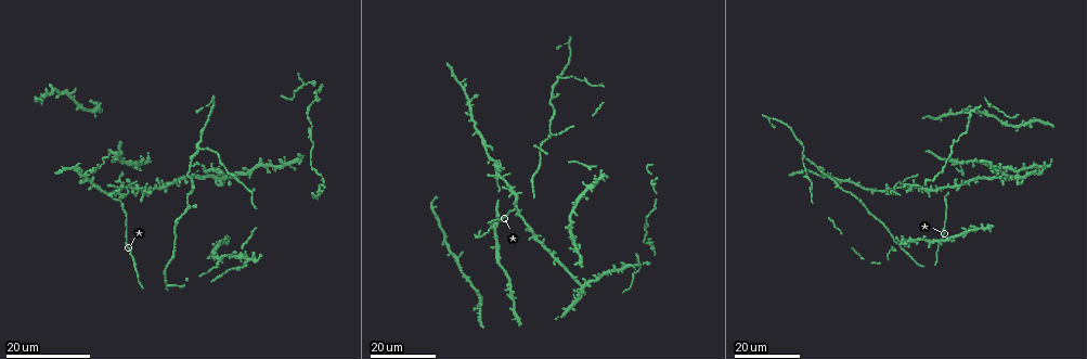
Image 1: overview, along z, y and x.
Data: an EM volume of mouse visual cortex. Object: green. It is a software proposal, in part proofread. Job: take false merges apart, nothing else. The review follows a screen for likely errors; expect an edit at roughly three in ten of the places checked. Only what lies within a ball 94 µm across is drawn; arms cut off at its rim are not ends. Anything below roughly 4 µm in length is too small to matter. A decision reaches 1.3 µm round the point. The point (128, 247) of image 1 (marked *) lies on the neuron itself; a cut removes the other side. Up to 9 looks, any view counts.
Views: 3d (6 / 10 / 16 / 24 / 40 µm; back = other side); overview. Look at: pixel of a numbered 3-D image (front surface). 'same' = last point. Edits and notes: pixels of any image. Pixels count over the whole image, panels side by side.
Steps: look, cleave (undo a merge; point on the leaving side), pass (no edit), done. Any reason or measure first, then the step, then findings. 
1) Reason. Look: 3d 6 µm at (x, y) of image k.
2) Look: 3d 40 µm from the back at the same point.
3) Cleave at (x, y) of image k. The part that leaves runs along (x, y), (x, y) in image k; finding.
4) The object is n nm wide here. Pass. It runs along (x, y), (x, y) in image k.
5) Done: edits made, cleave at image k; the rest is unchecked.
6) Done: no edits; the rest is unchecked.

Side arm on a straight run. Look: 3d 16 µm at (95, 108) of image 1.

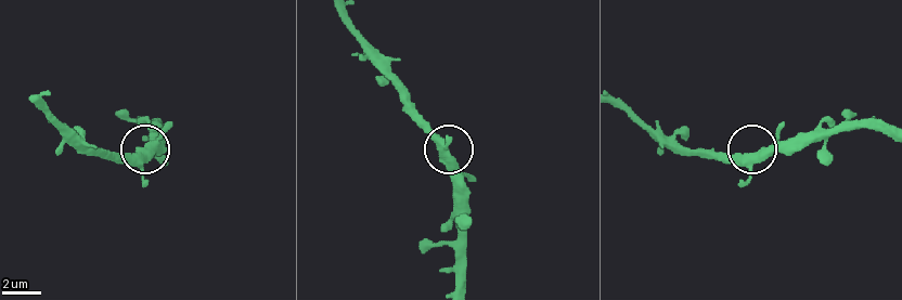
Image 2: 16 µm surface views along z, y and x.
Look: 3d 6 µm at (440, 145) of image 2.

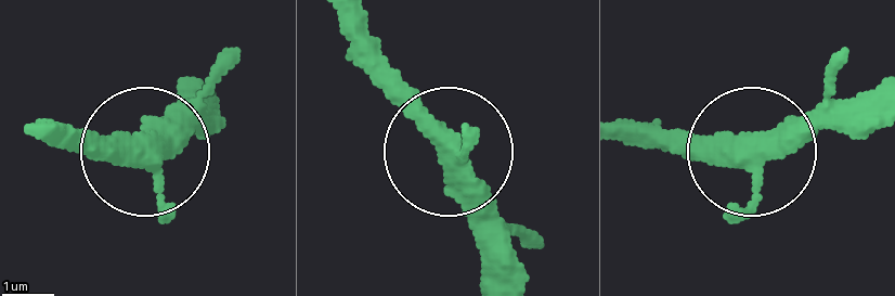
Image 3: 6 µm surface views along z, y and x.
The object is 370 nm wide here. Pass. All the same neuron.

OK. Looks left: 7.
Four or more arms meet. Look: 3d 24 µm at (496, 164) of image 1.

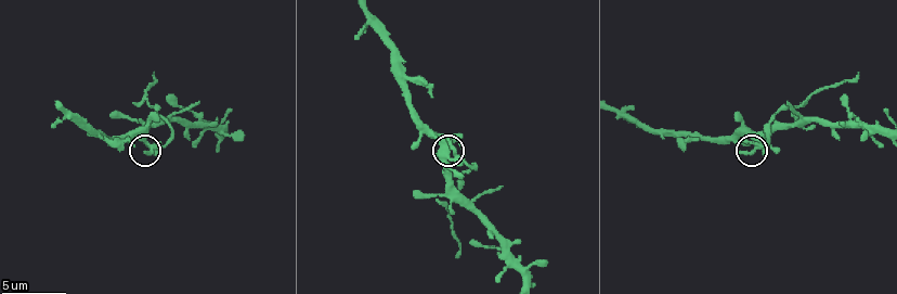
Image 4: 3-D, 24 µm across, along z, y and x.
Zoom in. Look: 3d 10 µm at (756, 139) of image 4.

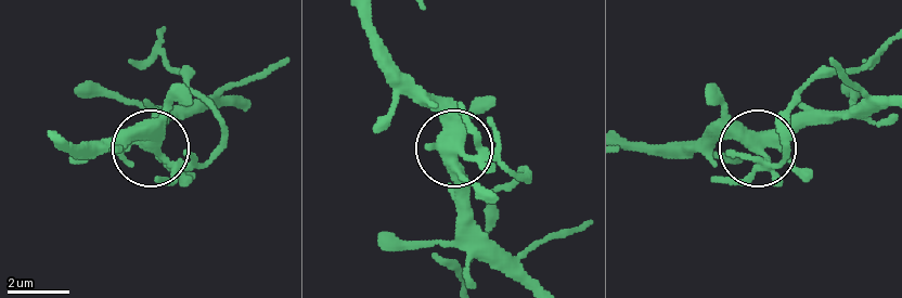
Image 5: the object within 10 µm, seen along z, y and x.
Look: 3d 10 µm from the back at (755, 145) of image 5.

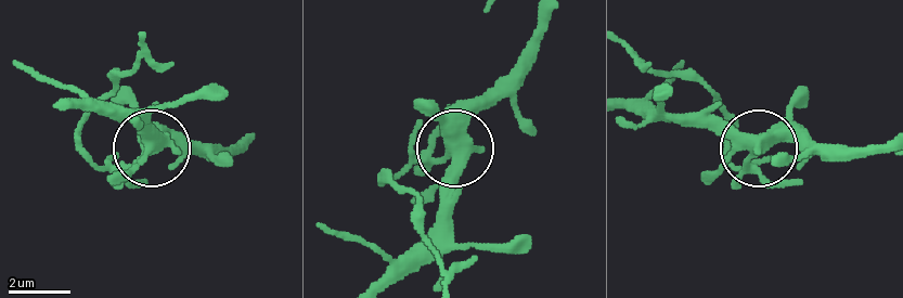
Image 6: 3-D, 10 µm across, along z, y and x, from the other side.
The side arm is 40 µm long. Cleave at (138, 184) of image 6. The part that leaves runs along (429, 164), (385, 180), (421, 210), (442, 281) in image 6; two neurons meet here.

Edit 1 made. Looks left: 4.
Look: 3d 24 µm at (558, 78) of image 1.

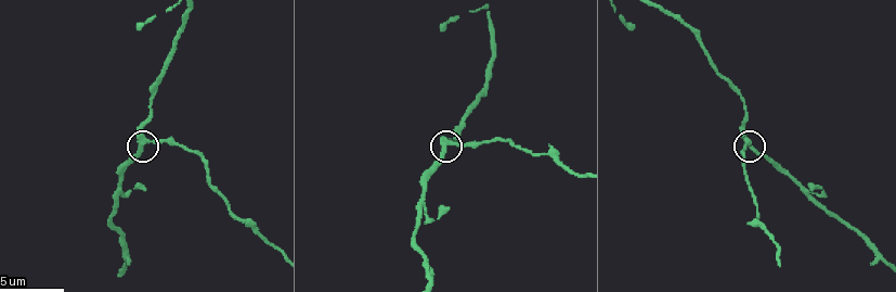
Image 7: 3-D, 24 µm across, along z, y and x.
Look: 3d 6 µm at (147, 140) of image 7.

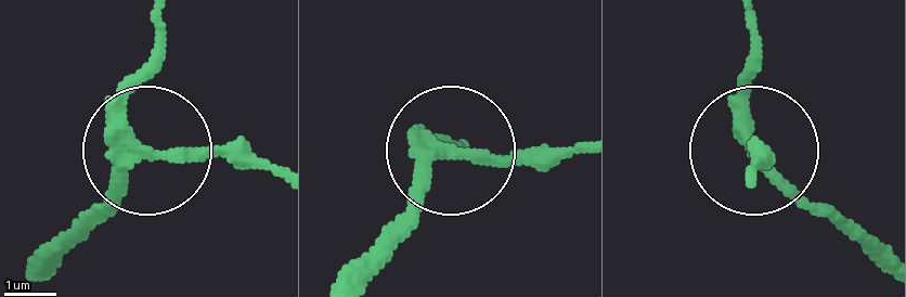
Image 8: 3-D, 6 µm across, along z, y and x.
Cleave at (209, 149) of image 8. The part that leaves runs along (132, 152), (271, 160) in image 8; a second neuron is stuck on.

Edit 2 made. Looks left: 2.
Done: edits made, cleave at image 6, cleave at image 8; the rest is unchecked.

